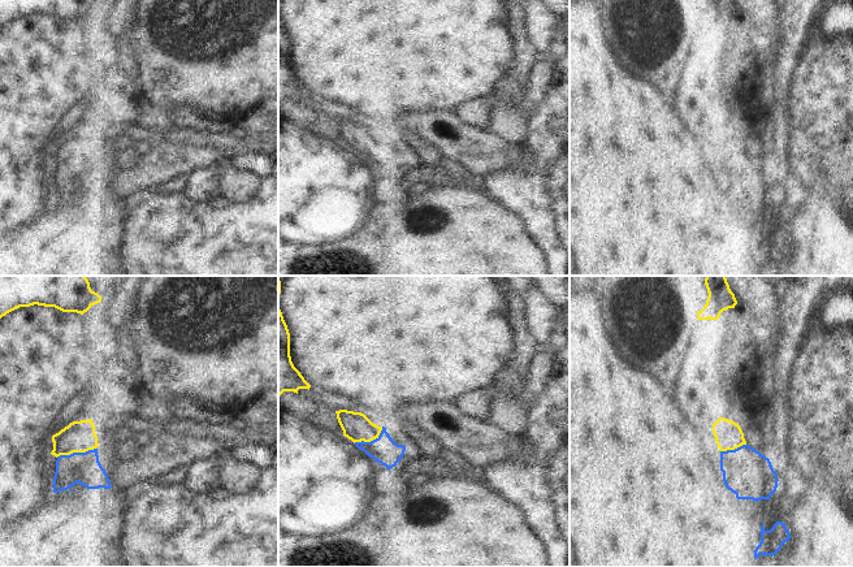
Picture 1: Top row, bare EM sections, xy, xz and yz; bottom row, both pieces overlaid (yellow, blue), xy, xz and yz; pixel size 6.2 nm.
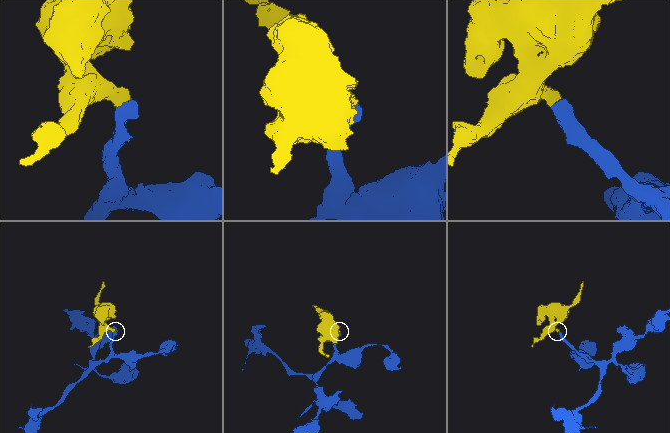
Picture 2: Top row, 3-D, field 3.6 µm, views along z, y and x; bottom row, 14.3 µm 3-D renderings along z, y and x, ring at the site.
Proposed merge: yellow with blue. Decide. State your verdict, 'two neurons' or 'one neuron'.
one neuron

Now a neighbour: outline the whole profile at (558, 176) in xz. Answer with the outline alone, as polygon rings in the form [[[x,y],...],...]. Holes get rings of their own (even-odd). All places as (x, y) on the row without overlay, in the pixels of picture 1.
[[[570,146],[547,170],[546,182],[558,233],[570,250],[570,200],[567,199],[567,186],[570,185]]]

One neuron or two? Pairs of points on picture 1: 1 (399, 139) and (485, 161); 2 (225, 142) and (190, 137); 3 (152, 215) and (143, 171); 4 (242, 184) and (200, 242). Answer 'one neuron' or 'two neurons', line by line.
1: one neuron
2: one neuron
3: two neurons
4: two neurons

